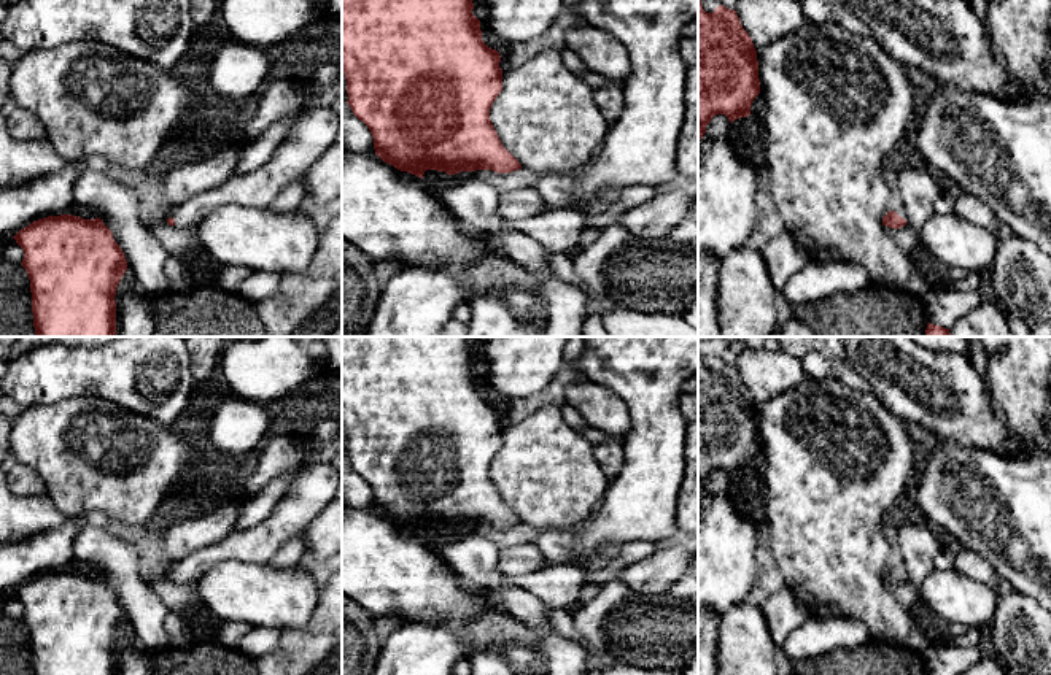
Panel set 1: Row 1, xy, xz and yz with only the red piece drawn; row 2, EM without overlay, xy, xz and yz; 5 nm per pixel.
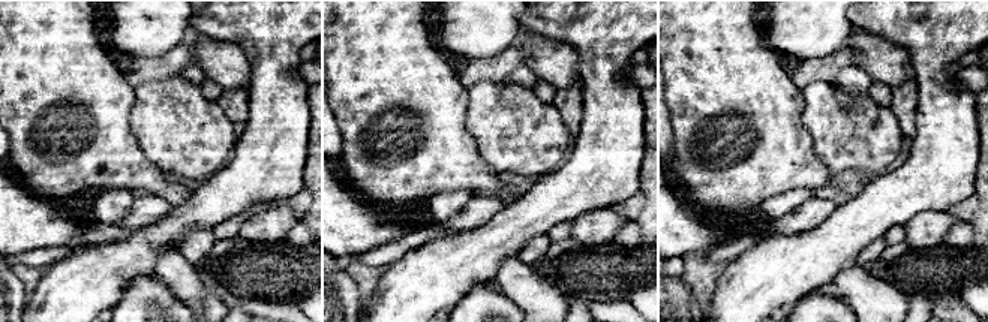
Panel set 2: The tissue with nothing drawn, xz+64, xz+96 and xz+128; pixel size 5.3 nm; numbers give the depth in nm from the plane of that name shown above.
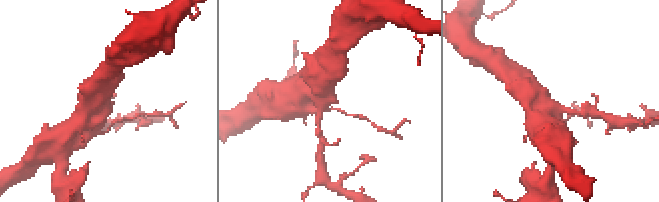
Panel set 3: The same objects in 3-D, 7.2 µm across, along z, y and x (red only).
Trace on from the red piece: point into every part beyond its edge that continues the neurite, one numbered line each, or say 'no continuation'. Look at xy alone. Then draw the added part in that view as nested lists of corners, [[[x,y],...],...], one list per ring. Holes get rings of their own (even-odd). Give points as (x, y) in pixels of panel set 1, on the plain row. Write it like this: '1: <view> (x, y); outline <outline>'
1: xy (314, 488); outline [[[332,464],[307,467],[266,519],[186,556],[173,567],[175,581],[196,583],[221,561],[269,562],[283,543],[304,532],[305,526],[334,500],[339,484],[340,472]]]

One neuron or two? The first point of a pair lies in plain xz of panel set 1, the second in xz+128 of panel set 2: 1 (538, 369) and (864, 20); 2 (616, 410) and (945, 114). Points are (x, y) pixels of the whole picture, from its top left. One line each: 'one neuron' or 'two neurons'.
1: two neurons
2: two neurons

